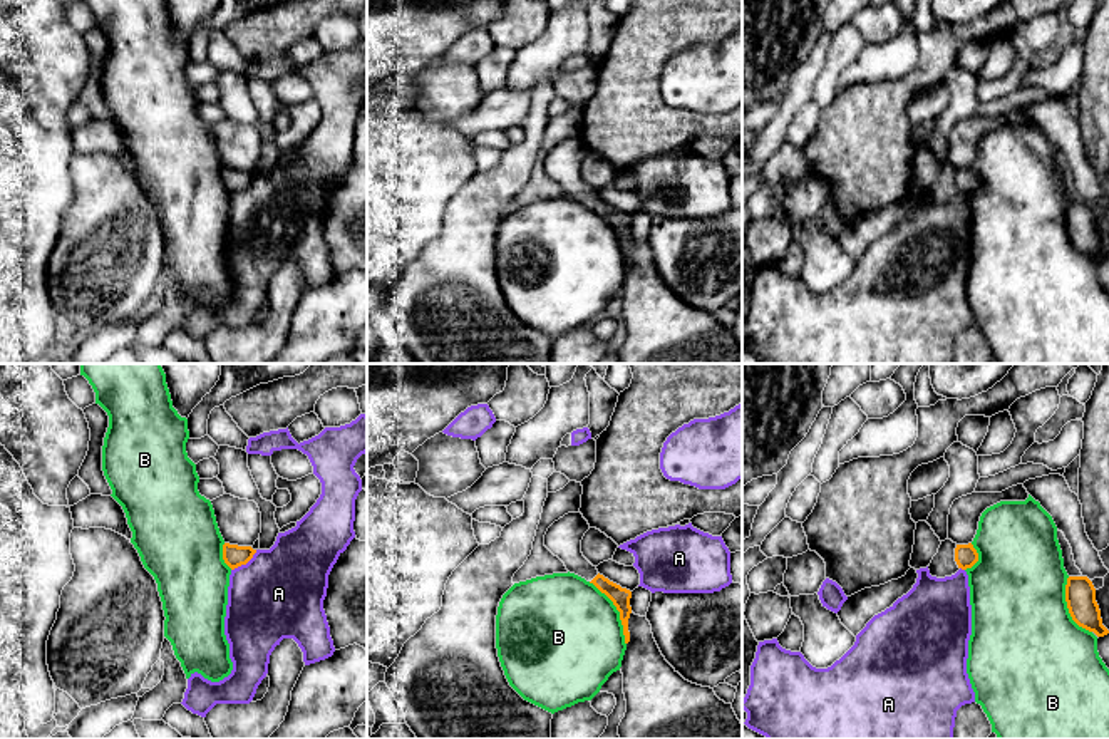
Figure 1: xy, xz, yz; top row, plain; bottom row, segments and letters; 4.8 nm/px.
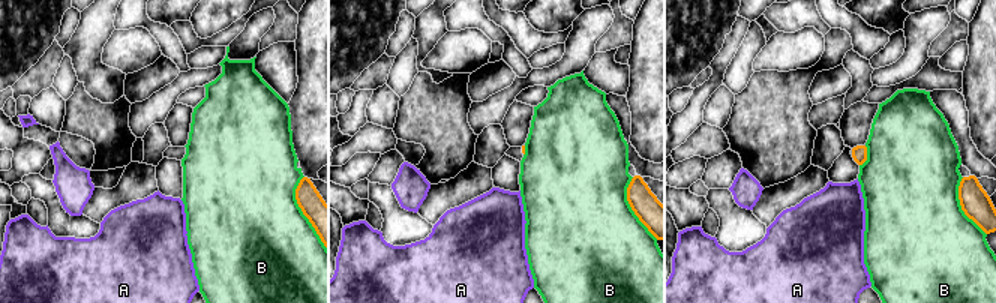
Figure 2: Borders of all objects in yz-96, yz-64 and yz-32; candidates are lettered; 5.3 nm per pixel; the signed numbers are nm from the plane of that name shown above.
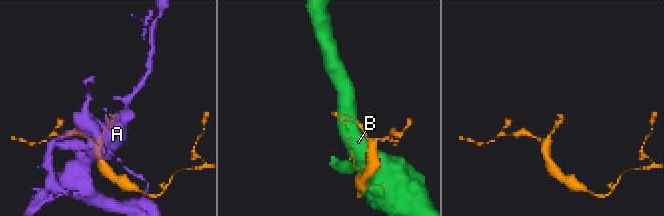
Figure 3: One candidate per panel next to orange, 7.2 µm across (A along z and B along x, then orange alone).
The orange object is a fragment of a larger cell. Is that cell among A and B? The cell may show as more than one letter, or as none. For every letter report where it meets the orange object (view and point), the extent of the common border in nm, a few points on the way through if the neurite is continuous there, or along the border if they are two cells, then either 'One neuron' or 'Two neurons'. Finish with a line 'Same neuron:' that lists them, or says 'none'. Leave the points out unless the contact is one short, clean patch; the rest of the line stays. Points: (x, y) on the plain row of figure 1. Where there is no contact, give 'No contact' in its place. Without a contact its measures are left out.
A: Touches orange at xy (245, 188). Shared border 160 nm. Boundary: xy (257, 175), (245, 188), (232, 195). Two neurons
B: Touches orange at xz (618, 235). Shared border 360 nm. Two neurons
Same neuron: none

